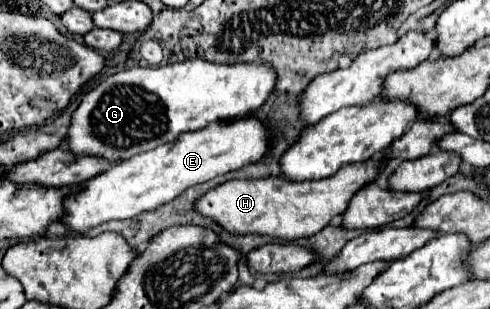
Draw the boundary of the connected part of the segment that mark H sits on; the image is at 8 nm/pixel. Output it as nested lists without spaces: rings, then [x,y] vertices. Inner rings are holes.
[[[368,160],[366,164],[348,164],[348,168],[342,168],[342,172],[336,172],[330,180],[316,180],[314,184],[290,184],[290,180],[282,180],[280,176],[264,180],[228,180],[196,200],[194,210],[214,220],[232,236],[258,234],[294,242],[320,232],[334,216],[346,210],[350,198],[364,184],[376,180],[380,174],[382,164],[378,160]]]

